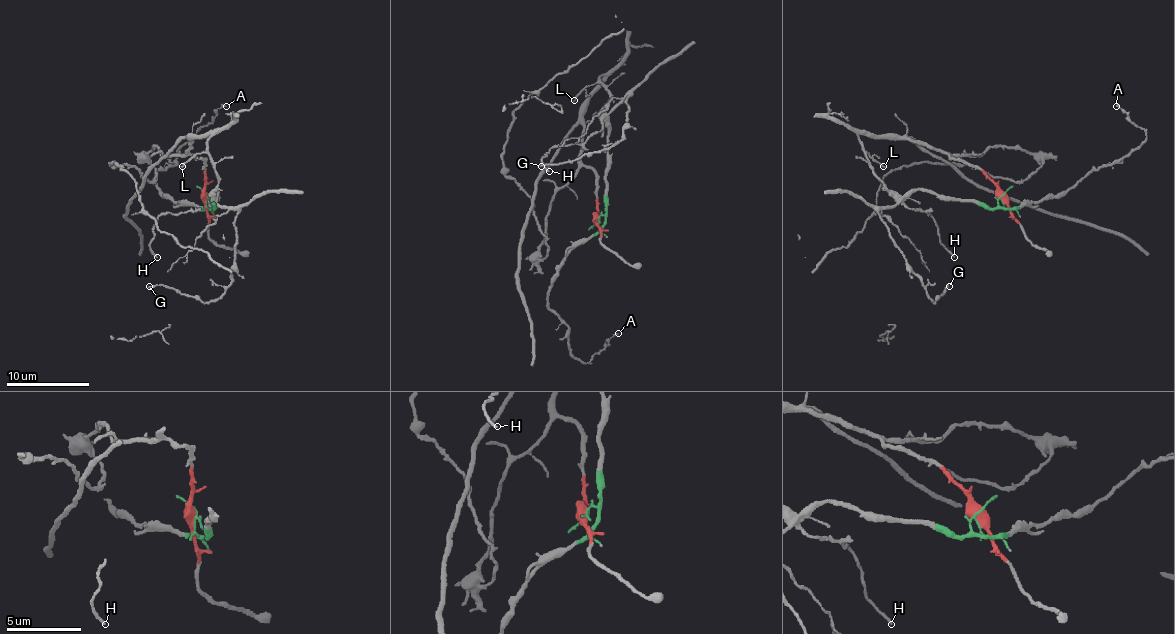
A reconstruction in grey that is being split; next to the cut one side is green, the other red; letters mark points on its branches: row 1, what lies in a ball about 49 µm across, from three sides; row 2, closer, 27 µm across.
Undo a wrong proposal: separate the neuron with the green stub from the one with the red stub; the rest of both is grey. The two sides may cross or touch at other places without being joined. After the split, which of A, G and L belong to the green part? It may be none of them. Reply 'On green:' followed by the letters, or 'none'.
On green: A, G

